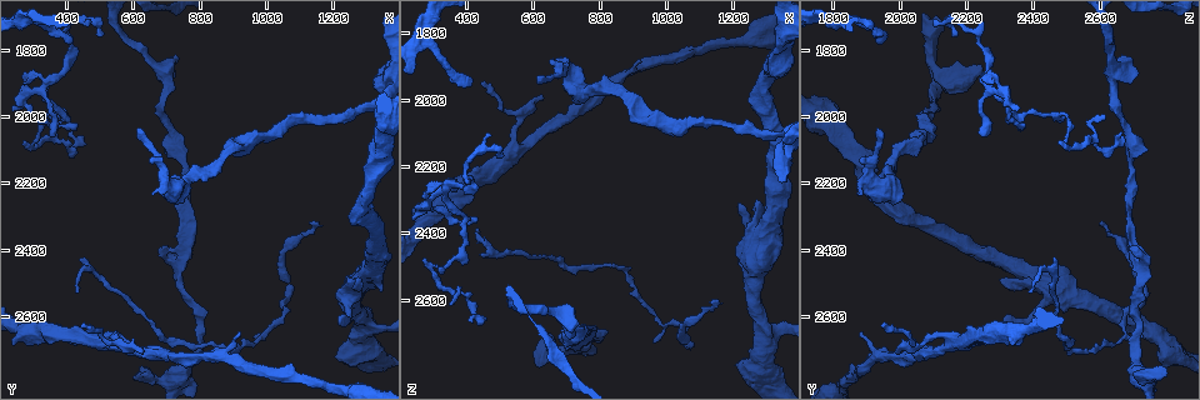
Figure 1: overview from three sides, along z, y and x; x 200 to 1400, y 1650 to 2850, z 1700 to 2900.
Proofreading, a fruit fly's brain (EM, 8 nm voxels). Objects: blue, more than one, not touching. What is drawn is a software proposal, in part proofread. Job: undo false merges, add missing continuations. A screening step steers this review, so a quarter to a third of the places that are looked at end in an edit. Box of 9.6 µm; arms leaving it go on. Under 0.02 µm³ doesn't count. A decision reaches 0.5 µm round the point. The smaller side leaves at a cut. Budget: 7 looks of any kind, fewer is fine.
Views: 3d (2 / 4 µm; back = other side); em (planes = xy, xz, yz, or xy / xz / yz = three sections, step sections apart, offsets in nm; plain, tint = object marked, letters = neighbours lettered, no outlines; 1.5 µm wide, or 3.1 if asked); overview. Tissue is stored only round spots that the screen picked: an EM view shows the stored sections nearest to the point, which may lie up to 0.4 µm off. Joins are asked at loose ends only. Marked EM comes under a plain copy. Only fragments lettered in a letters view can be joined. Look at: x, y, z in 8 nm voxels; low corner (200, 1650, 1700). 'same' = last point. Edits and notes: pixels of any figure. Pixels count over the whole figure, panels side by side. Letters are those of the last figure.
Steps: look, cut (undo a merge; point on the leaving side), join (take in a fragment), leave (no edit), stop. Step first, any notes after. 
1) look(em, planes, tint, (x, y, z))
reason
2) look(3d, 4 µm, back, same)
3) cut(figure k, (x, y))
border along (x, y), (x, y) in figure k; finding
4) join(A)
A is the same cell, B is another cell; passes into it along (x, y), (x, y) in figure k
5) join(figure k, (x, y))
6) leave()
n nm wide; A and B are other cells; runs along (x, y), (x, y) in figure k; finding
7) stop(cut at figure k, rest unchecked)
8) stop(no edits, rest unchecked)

look(3d, 4 µm, back, (620, 2710, 1990))
thin end

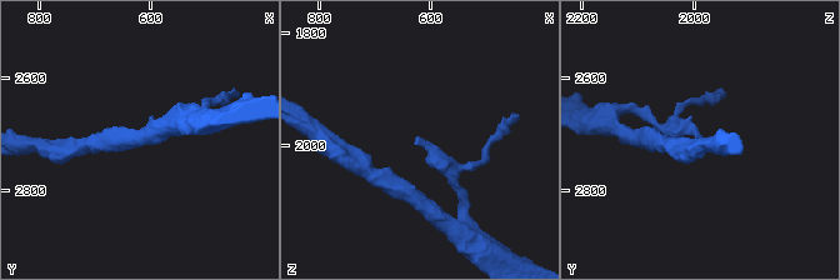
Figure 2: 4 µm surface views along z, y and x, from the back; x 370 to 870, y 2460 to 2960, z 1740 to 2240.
look(em, planes, letters, (615, 2705, 1990))
now the EM

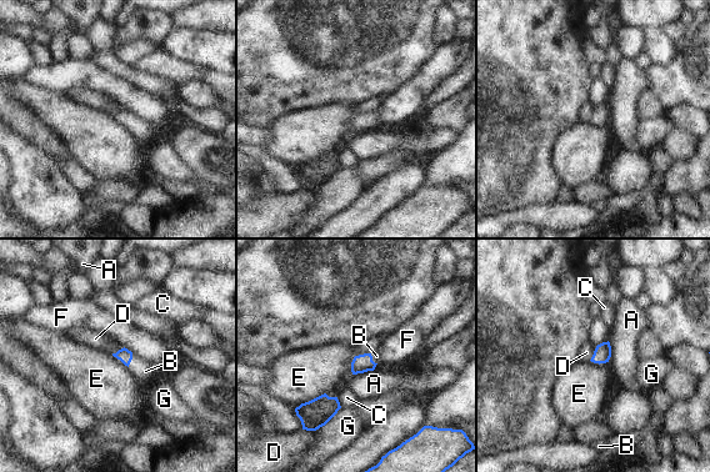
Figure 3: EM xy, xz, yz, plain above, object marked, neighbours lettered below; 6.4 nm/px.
join(B)
B is the same cell, A, C, D, E, F and G are other cells; passes into it along (124, 355), (131, 358), (145, 371) in figure 3; the neuron continues

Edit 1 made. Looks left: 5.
look(em, planes, letters, (690, 2390, 2680))
free end

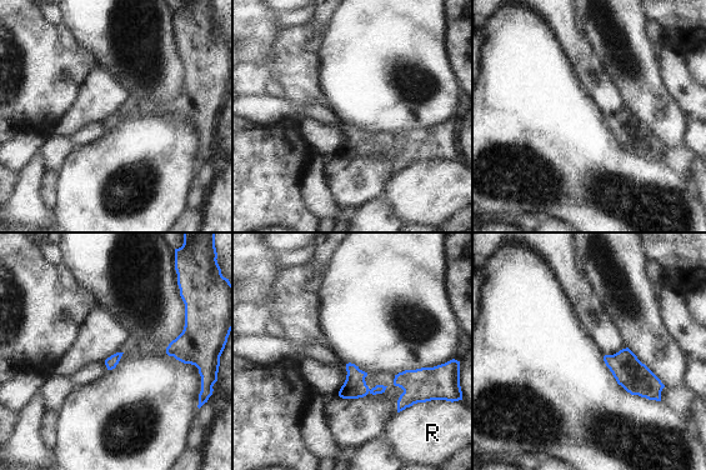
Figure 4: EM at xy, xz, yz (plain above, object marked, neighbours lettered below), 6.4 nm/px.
leave()
R touches over 190 nm; R is another cell; none of them fits

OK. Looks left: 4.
look(em, planes, letters, (430, 2530, 2380))
free end

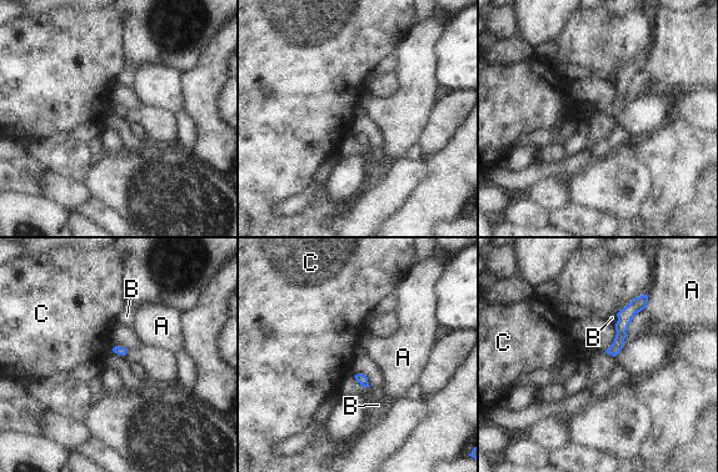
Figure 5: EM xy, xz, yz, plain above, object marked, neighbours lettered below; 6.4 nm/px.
leave()
A, B and C are other cells; border along (637, 296), (624, 307) in figure 5; none of them fits

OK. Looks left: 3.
stop(join at figure 3, rest unchecked)

